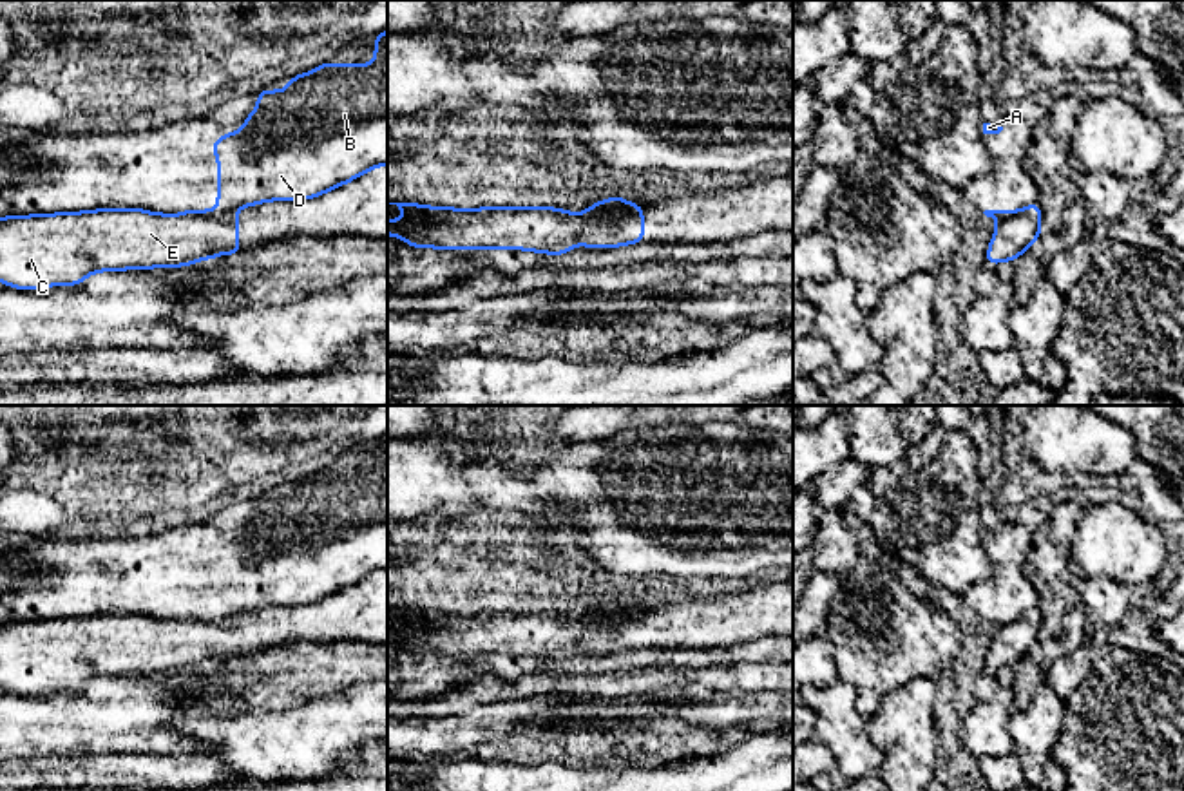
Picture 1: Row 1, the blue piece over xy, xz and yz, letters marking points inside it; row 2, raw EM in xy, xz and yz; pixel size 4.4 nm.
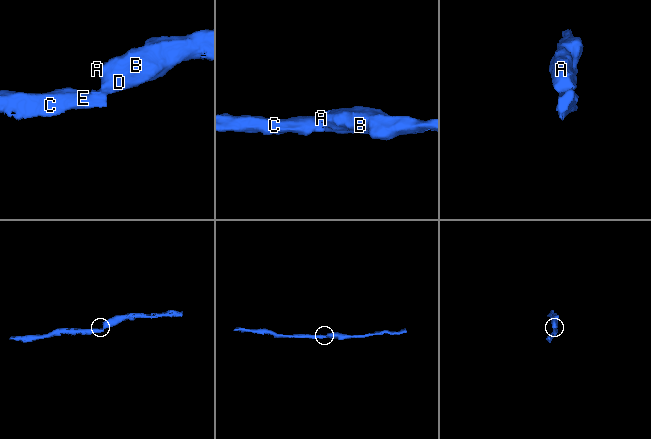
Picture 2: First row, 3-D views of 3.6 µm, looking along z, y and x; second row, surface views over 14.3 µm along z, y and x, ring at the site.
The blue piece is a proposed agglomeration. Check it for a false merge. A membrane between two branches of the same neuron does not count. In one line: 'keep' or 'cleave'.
cleave

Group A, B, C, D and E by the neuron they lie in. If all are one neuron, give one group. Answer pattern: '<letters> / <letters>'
A B D / C E

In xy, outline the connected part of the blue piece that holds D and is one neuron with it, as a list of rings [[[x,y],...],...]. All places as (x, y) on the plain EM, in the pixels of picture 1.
[[[387,436],[375,445],[371,471],[329,467],[290,483],[284,496],[261,496],[257,514],[234,539],[219,541],[210,552],[217,559],[217,614],[185,615],[185,621],[217,623],[266,606],[302,606],[322,601],[355,583],[387,570]]]

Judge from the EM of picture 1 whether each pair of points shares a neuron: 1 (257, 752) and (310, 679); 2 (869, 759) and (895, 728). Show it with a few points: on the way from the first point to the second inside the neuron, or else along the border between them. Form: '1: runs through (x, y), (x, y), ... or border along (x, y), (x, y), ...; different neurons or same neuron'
1: border along (343, 688), (301, 701); different neurons
2: border along (864, 728), (884, 753), (884, 762), (877, 771); different neurons

